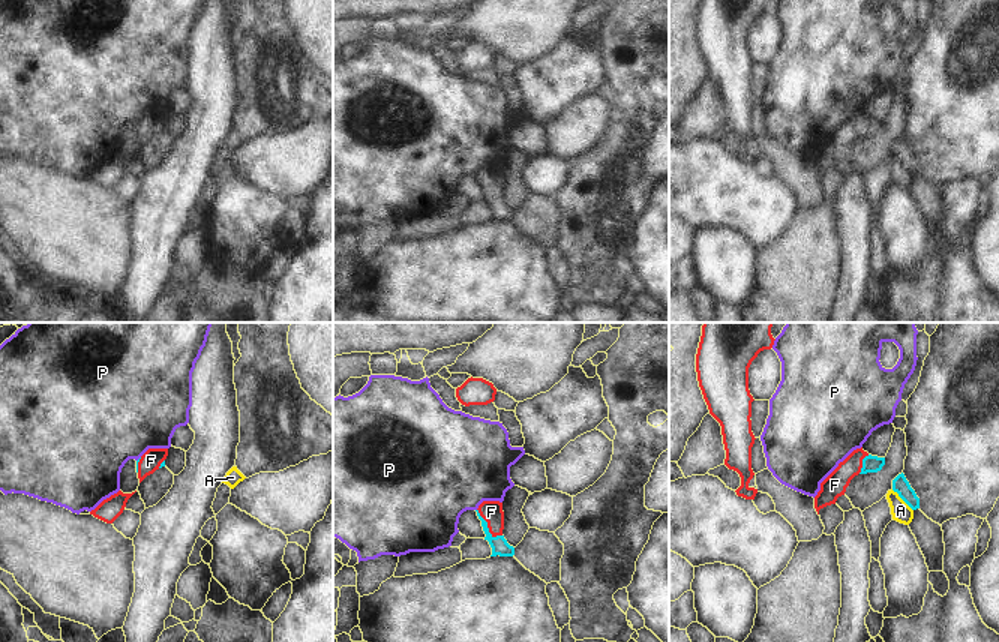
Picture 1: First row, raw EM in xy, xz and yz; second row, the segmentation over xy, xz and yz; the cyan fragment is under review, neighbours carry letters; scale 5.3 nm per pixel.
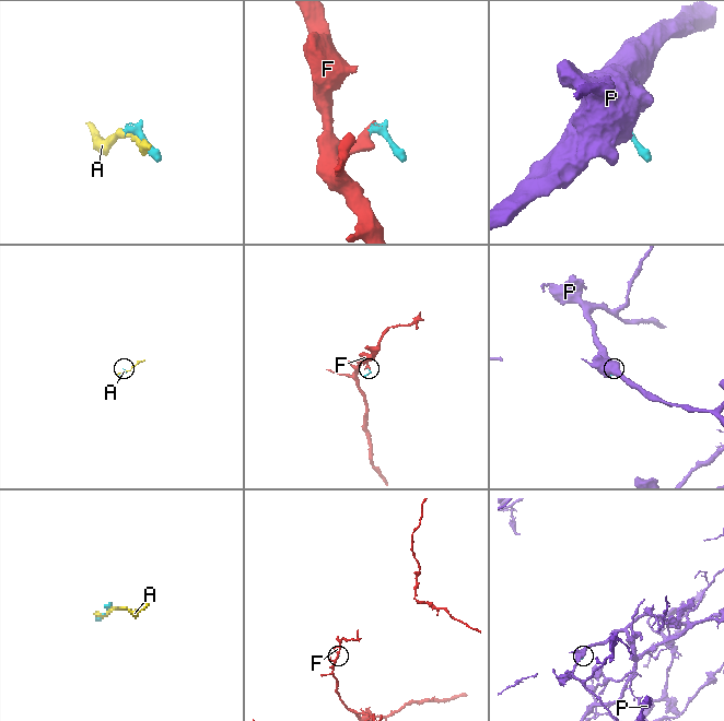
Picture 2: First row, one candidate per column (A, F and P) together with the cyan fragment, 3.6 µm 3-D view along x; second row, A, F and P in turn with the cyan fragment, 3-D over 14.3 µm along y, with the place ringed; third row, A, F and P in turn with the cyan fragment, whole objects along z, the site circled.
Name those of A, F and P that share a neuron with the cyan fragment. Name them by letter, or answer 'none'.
F

